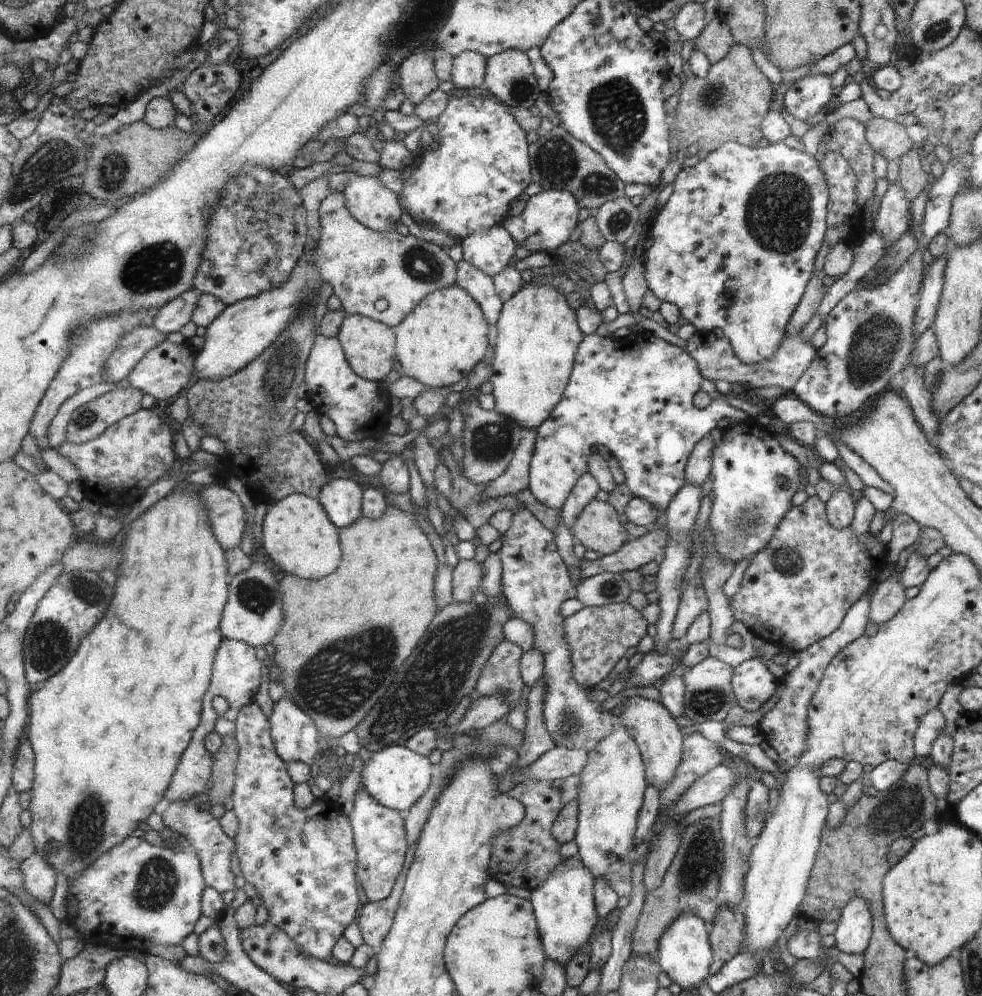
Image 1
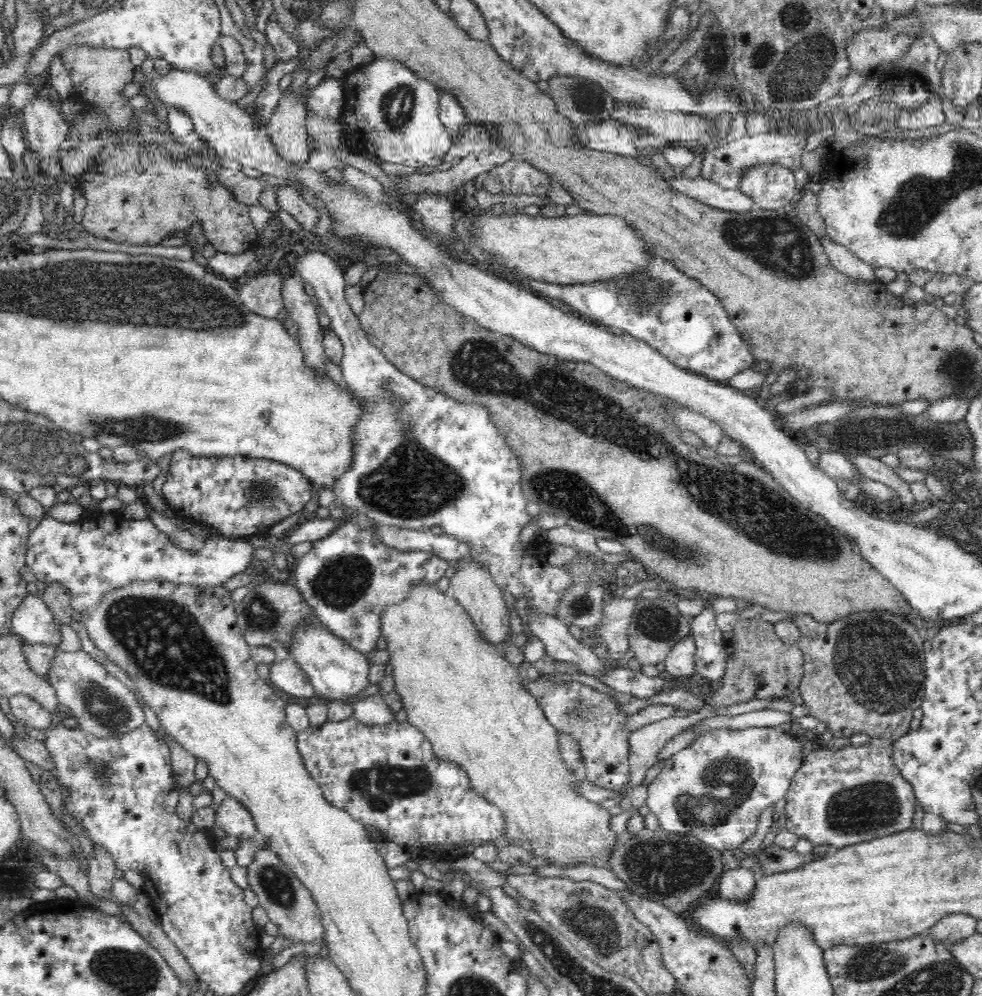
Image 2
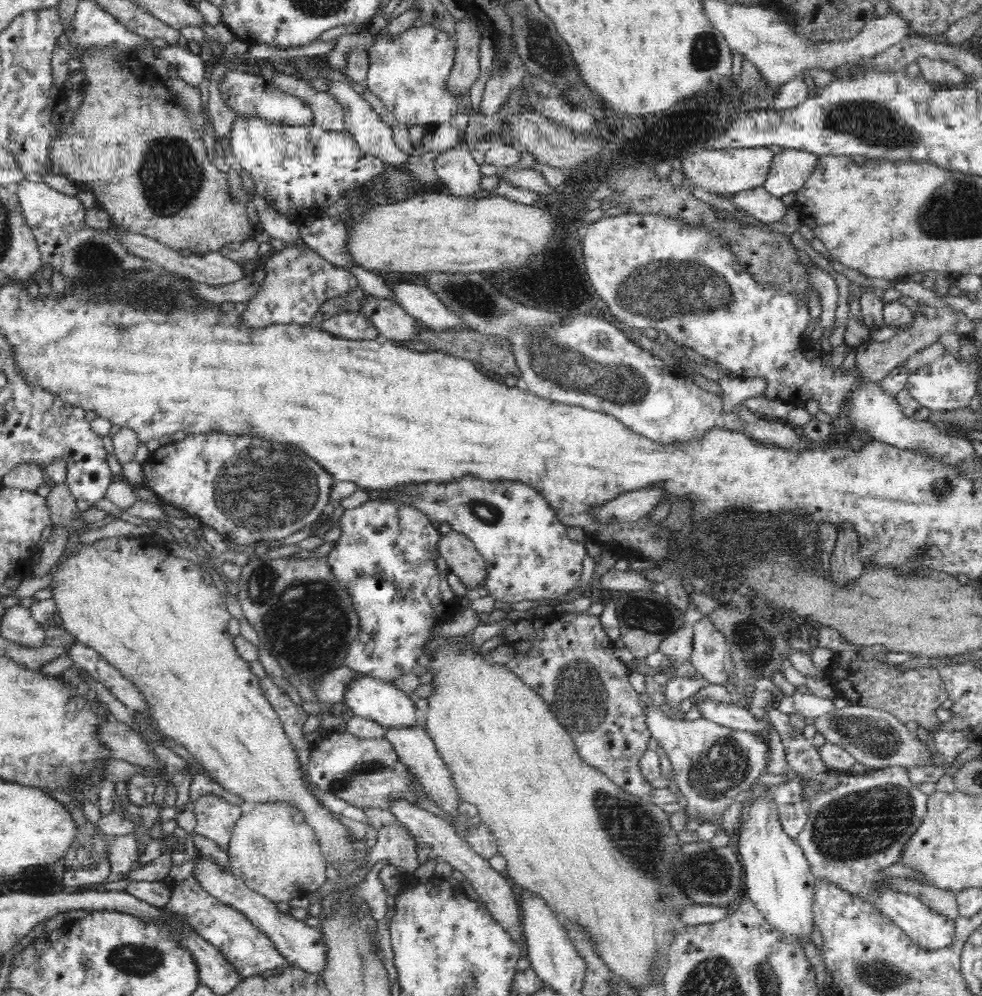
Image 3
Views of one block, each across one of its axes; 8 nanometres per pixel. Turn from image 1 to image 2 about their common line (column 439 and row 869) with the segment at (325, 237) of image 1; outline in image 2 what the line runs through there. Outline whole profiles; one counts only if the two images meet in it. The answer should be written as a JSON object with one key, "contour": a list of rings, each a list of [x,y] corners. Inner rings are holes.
{"contour":[[[261,842],[261,845],[264,845],[264,847],[254,854],[252,864],[246,868],[248,884],[256,893],[259,905],[267,911],[269,920],[279,927],[277,937],[285,937],[293,943],[321,943],[325,938],[324,927],[322,927],[320,911],[311,890],[308,890],[302,884],[302,881],[290,870],[290,867],[285,862],[282,862],[282,859],[267,844]]]}

